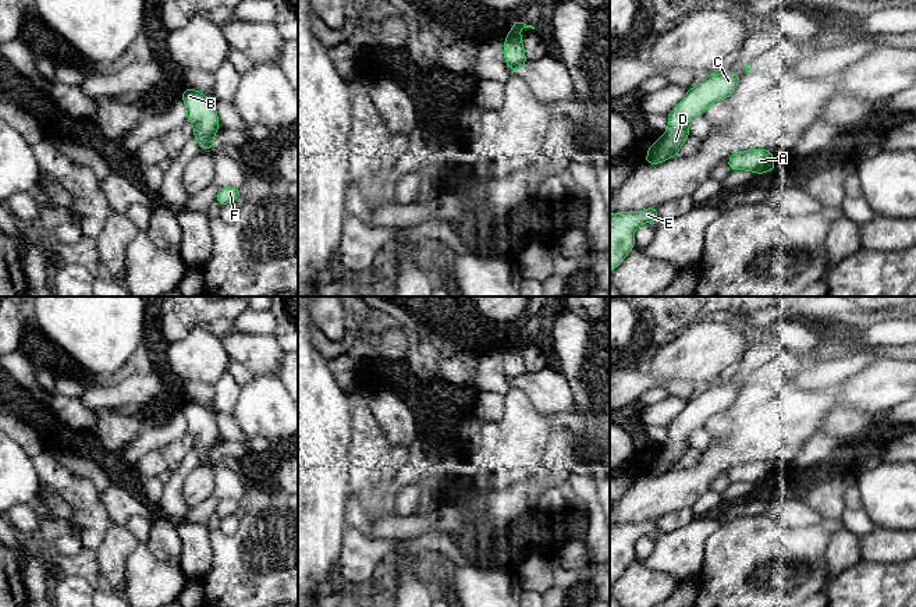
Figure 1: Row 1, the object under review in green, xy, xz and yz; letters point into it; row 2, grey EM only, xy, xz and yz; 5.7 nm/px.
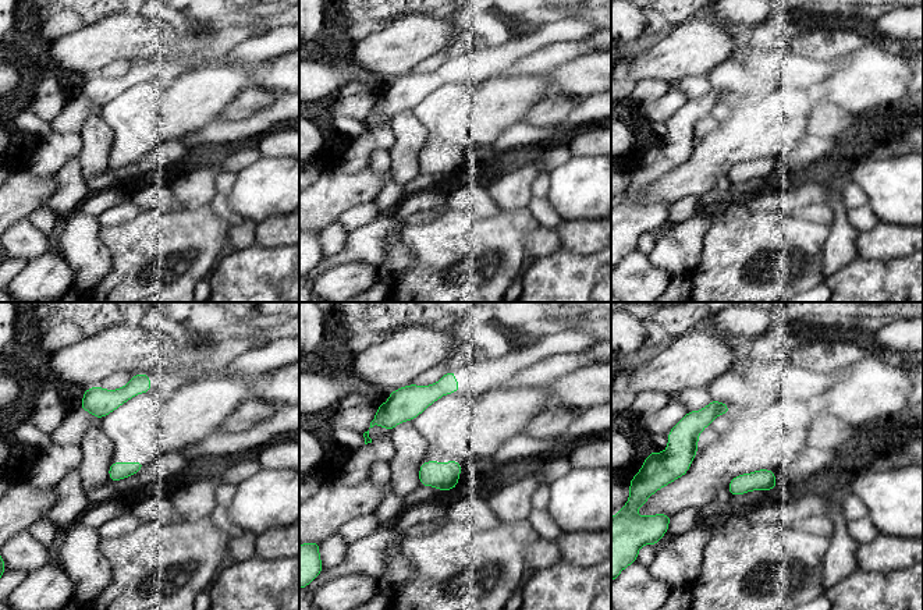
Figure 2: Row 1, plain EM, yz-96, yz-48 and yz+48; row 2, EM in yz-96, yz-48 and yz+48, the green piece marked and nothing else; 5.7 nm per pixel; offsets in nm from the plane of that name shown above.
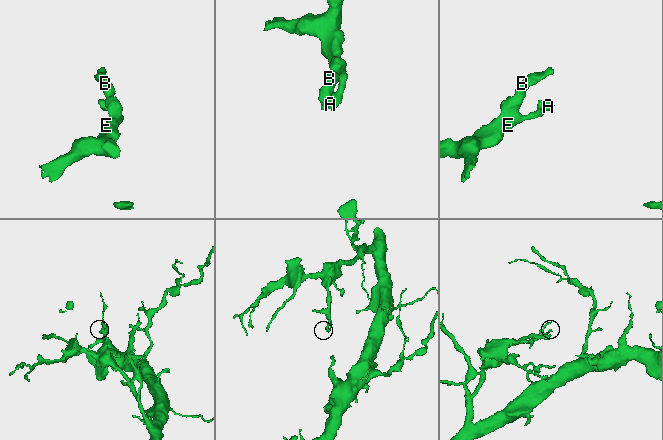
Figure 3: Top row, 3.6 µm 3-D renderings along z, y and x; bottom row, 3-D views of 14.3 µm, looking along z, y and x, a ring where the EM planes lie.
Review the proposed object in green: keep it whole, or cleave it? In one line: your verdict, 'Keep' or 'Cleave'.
Keep

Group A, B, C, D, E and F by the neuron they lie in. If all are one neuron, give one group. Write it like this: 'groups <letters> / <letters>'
groups A B C D E F

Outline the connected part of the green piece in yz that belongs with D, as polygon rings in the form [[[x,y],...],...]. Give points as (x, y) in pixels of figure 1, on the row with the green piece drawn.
[[[707,72],[704,79],[686,90],[685,97],[665,116],[668,128],[647,149],[643,163],[661,164],[678,156],[681,146],[689,139],[689,127],[695,118],[703,116],[707,107],[718,100],[727,100],[739,85],[739,78],[734,72]]]

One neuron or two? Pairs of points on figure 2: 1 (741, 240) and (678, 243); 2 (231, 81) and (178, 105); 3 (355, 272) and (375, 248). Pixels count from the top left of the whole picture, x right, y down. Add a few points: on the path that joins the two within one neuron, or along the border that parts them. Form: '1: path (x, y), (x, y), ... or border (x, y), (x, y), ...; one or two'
1: border (712, 210), (699, 262), (689, 272); two
2: path (219, 84), (191, 103); one
3: border (330, 266), (362, 261), (377, 270); two

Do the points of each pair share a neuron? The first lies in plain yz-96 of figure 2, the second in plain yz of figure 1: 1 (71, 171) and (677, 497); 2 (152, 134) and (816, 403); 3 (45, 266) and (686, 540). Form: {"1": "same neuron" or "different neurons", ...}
{"1": "different neurons", "2": "same neuron", "3": "different neurons"}

